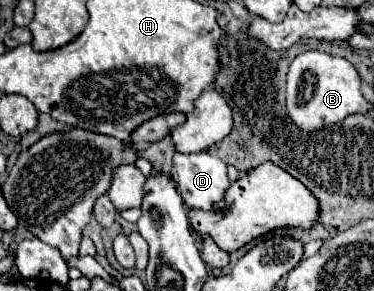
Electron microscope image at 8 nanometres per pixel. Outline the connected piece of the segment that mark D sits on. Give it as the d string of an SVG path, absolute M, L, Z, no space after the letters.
M206 151L188 155L176 153L174 171L182 199L190 209L224 211L222 207L216 207L220 201L224 201L230 187L224 161Z

